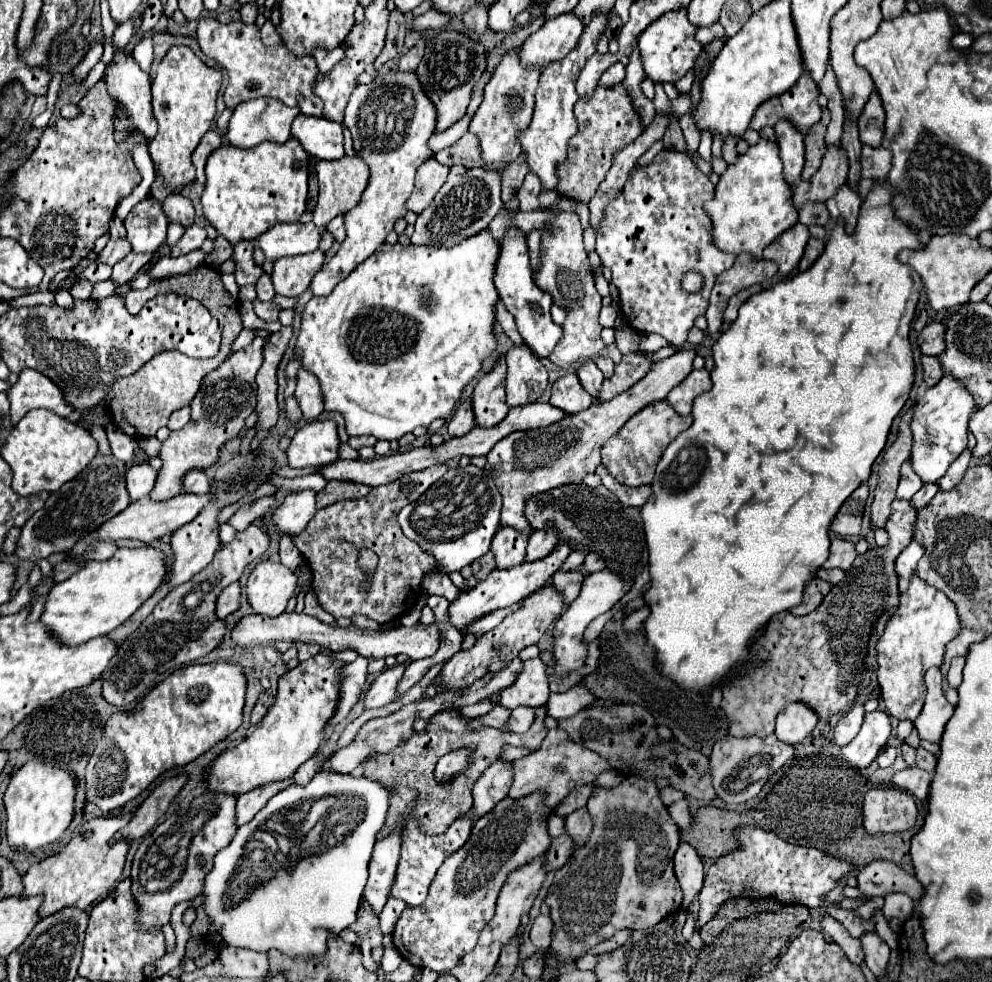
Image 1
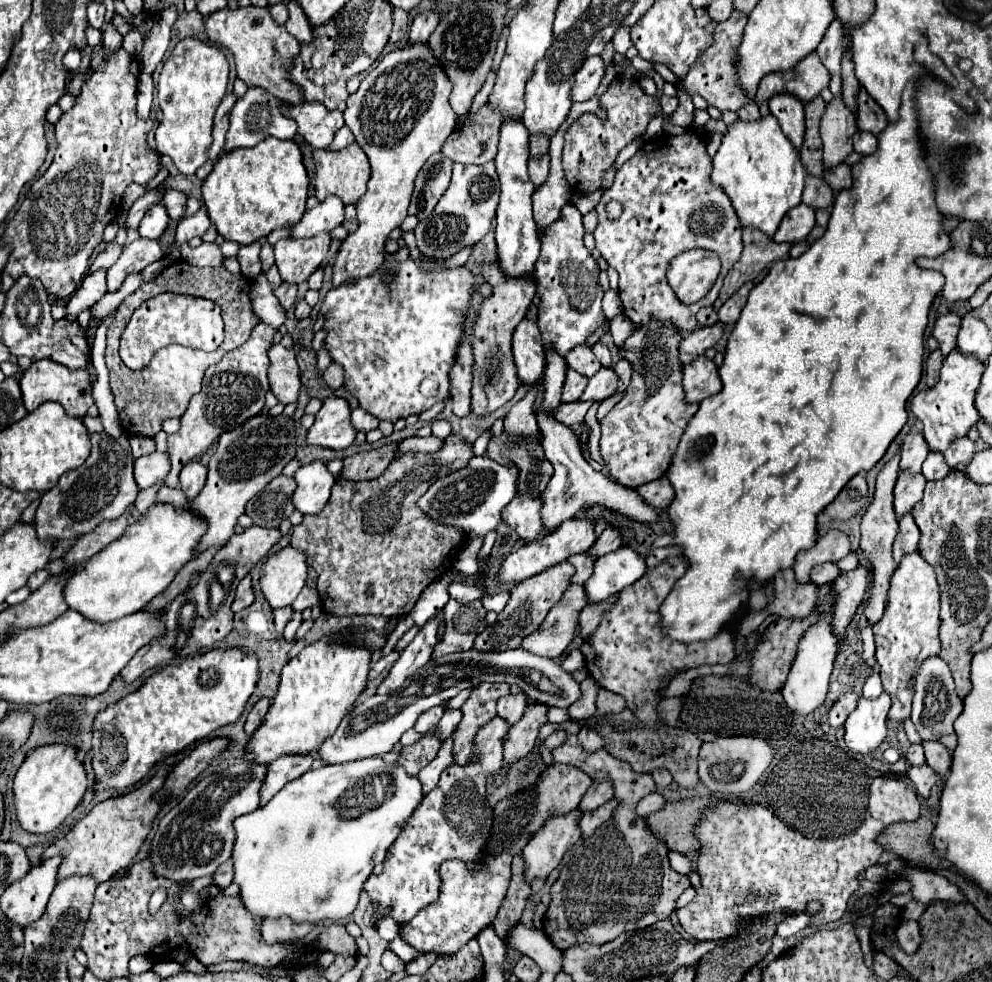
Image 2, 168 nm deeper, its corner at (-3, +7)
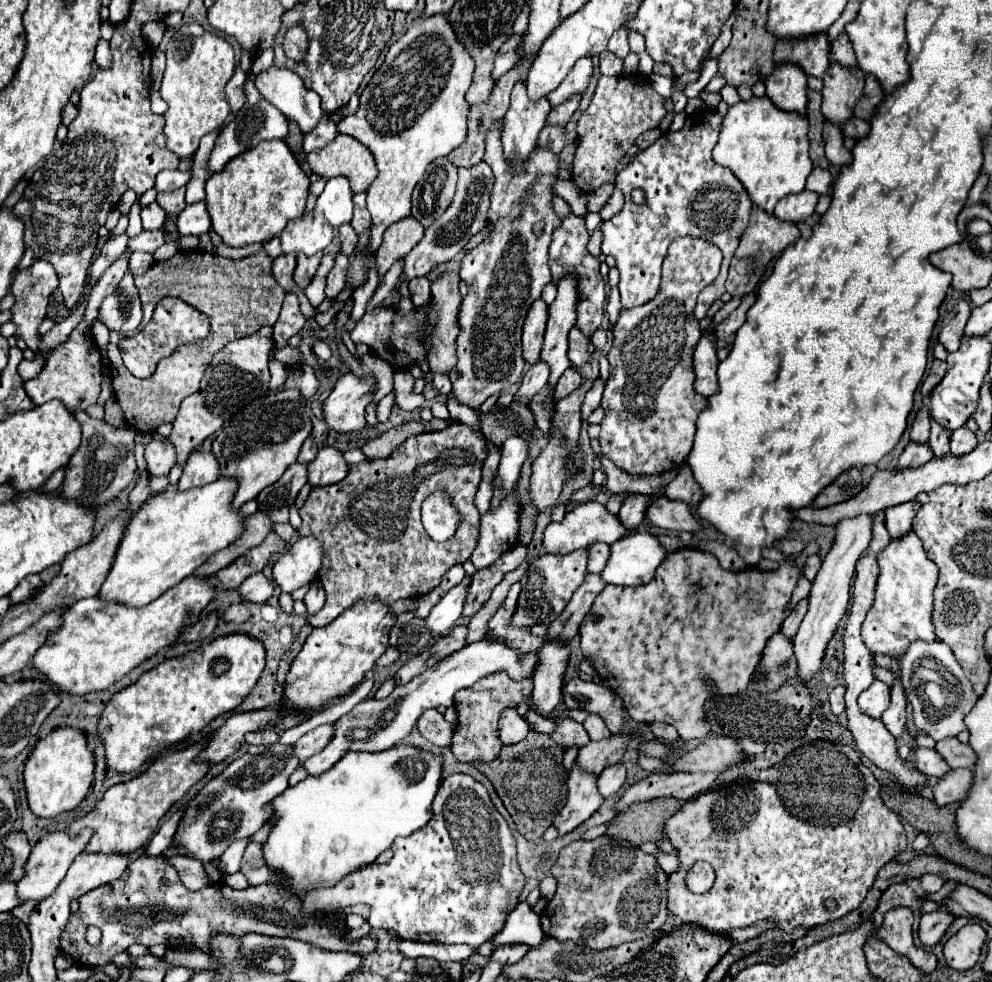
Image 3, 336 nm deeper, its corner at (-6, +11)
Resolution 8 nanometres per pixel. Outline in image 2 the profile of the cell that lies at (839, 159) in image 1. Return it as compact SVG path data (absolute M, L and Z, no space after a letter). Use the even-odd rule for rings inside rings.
M838 98L828 102L820 124L820 136L824 142L824 170L842 164L852 154L850 138L856 130L856 116L844 106L844 102Z

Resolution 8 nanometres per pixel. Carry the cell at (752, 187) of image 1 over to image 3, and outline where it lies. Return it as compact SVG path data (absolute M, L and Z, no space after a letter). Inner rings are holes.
M753 96L751 100L729 106L721 124L719 142L713 148L713 160L727 166L741 180L755 206L773 214L775 204L783 196L805 190L805 180L813 170L807 150L807 118L797 112L779 110L767 96Z

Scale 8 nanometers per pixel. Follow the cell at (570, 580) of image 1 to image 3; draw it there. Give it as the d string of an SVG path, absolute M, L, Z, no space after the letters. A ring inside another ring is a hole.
M593 544L589 548L589 572L599 574L609 560L609 544Z

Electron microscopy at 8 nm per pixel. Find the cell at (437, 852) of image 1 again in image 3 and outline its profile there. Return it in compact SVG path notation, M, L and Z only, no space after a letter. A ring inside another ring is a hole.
M453 774L443 780L439 794L433 802L433 818L427 826L411 836L393 842L393 858L387 864L371 864L345 876L333 888L311 890L305 894L305 914L335 912L353 904L369 904L369 924L395 932L399 938L415 942L441 942L441 944L469 944L479 946L493 938L505 918L519 904L519 894L525 886L525 876L517 864L515 838L505 818L493 806L483 784L467 774Z

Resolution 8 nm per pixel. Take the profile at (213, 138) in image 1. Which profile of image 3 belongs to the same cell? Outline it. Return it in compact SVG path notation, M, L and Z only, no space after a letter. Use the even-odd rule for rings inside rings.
M237 66L233 78L231 78L231 80L227 82L227 86L225 86L227 100L229 100L233 112L239 112L239 110L243 108L245 100L247 100L247 98L245 98L245 78L247 78L247 74L241 70L241 66Z

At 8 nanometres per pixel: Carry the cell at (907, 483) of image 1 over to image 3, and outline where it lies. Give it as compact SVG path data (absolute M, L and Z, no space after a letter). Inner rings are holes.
M923 406L913 420L913 428L911 428L913 442L927 442L929 440L929 420L931 420L929 406Z

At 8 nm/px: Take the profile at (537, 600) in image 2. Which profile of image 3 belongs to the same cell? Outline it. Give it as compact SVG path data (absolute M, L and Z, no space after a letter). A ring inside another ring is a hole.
M587 548L575 550L565 556L543 554L541 558L537 558L521 578L523 588L511 626L525 628L533 624L547 624L547 620L551 622L551 618L561 614L561 610L569 604L573 592L583 584L585 576L587 576Z

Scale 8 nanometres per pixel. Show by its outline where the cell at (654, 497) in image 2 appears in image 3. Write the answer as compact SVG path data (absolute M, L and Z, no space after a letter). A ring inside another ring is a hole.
M687 464L679 468L677 478L667 484L665 492L667 492L667 498L671 498L671 500L681 500L681 502L687 502L687 504L691 504L691 506L697 506L697 504L701 502L701 498L703 498L701 488L697 486L697 482L695 482L695 478L693 478L693 472L689 470Z

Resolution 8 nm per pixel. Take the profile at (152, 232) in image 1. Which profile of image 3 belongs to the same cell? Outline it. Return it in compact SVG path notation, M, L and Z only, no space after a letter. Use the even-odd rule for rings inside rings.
M153 202L141 210L141 218L143 218L143 230L159 230L165 222L165 210L157 202Z

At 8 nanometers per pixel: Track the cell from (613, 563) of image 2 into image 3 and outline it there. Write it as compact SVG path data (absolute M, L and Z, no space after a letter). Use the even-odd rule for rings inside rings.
M631 532L611 546L611 558L601 576L607 584L647 584L653 580L655 570L665 556L667 550L657 536L649 532Z

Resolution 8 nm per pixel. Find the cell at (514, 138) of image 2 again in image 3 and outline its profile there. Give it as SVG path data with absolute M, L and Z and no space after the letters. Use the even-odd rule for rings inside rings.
M519 80L511 92L511 106L503 118L503 152L511 164L523 166L531 150L537 146L537 136L545 126L551 106L543 98L541 102L529 102L525 82Z

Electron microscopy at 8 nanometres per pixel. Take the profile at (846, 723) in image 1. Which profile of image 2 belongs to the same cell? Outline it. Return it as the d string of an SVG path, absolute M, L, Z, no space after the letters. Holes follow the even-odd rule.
M848 692L848 694L842 694L842 696L834 702L834 706L832 706L830 712L828 712L828 720L830 720L830 726L832 726L832 728L842 728L842 726L844 726L846 718L848 718L850 712L854 710L854 706L858 704L858 698L860 698L860 694Z

